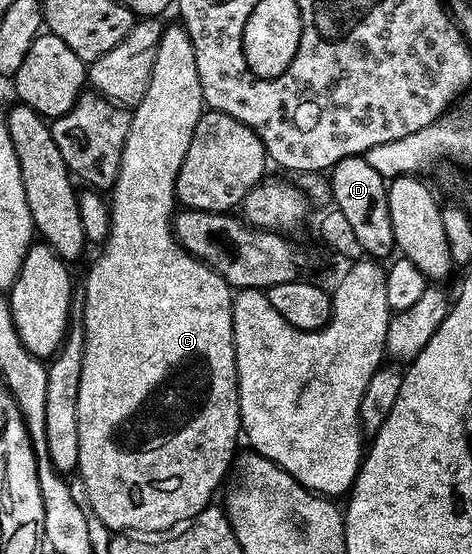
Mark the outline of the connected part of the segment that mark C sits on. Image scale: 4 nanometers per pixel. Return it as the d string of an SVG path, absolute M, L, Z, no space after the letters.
M180 25L174 27L166 26L161 32L161 44L157 50L157 60L153 66L153 76L149 78L147 85L147 93L143 93L143 101L139 101L132 108L131 114L133 120L129 126L127 133L127 141L123 145L123 153L121 154L121 164L119 165L119 173L117 180L114 181L111 188L111 202L109 203L109 235L105 238L103 246L100 248L101 256L94 261L89 267L89 276L85 279L85 316L83 322L85 325L85 352L81 360L83 361L83 373L79 377L79 393L77 394L77 404L79 405L79 461L77 462L77 471L81 475L81 483L85 486L85 499L88 510L91 512L92 518L97 519L105 527L110 527L113 533L141 533L137 531L165 531L161 533L169 533L174 529L180 528L182 525L188 524L197 518L197 514L205 510L214 502L213 494L217 491L217 486L221 483L221 478L225 474L230 474L231 464L235 459L237 447L237 435L242 434L241 430L241 400L237 398L237 362L235 361L235 349L233 348L233 296L234 288L229 286L229 282L225 280L218 271L214 271L208 263L196 259L194 255L183 250L181 244L178 243L176 235L173 233L172 218L175 214L175 196L177 193L177 178L179 177L179 169L183 165L183 157L187 157L187 149L191 145L191 137L195 133L195 125L199 121L199 117L203 114L203 100L201 98L201 86L199 85L199 69L195 65L196 50L191 45L189 34L185 32L185 28Z

